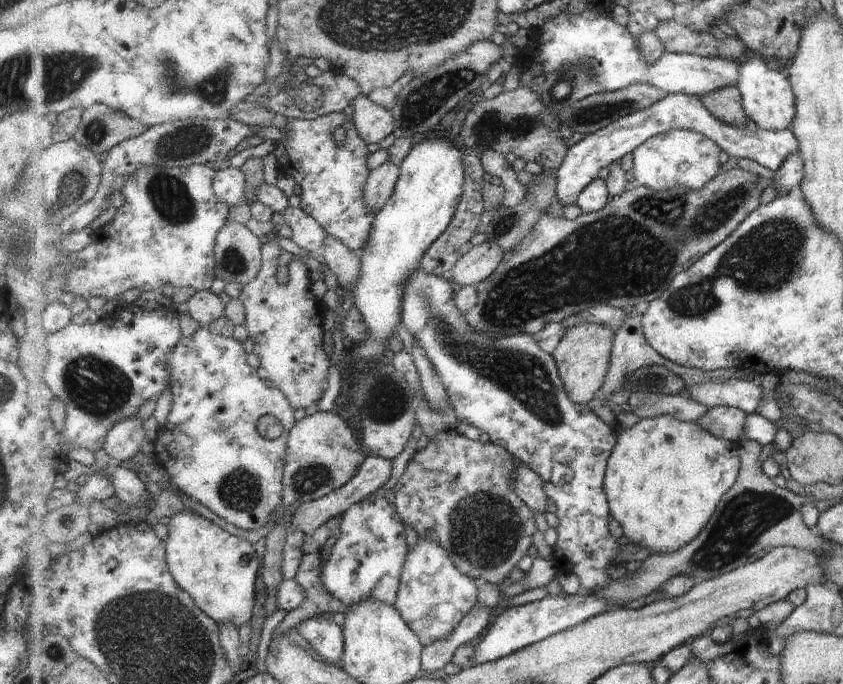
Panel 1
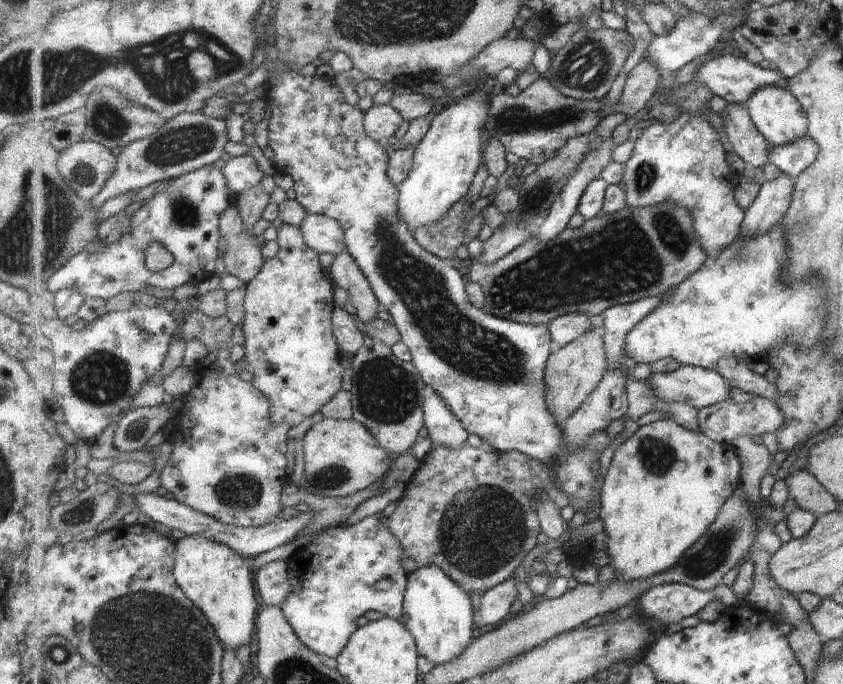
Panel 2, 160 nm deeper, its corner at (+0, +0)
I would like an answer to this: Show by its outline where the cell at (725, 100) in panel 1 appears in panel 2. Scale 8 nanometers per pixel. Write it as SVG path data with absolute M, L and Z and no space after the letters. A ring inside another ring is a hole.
M727 103L720 116L733 151L746 164L759 168L769 164L769 144L748 112L739 104Z

